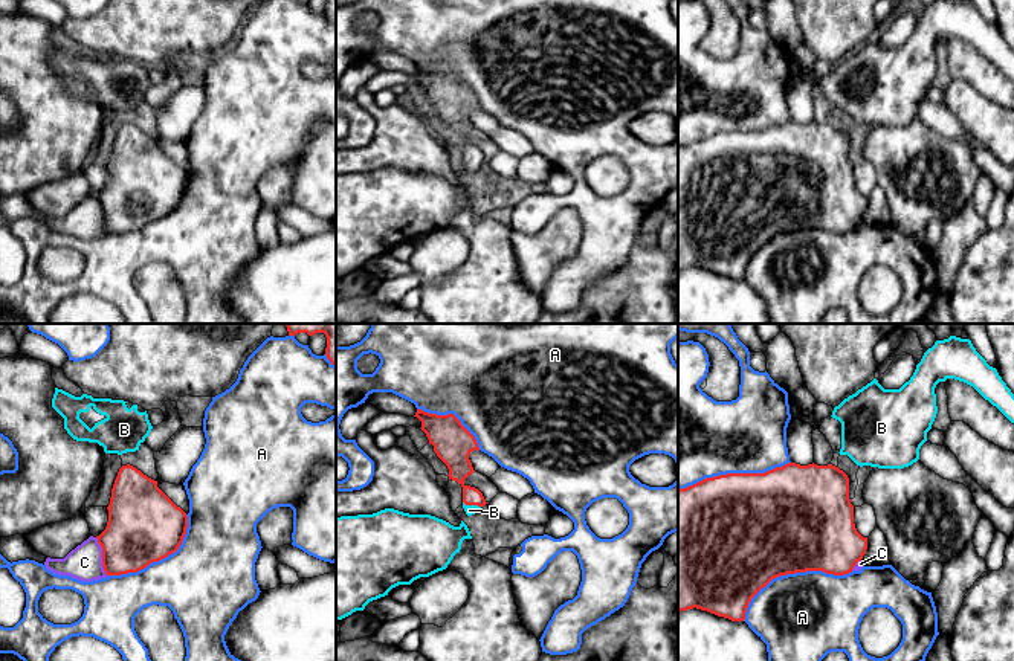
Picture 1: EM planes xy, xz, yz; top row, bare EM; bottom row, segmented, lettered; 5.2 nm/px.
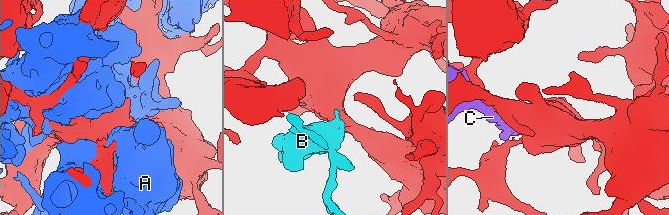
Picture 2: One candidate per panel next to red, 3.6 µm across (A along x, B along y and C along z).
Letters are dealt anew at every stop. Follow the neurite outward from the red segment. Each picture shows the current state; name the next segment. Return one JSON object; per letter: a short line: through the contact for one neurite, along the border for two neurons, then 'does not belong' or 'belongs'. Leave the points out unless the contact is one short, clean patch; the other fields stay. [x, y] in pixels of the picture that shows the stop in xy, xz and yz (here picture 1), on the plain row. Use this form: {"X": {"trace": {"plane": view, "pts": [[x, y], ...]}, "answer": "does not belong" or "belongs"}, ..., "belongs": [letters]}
{"A": {"answer": "does not belong"}, "B": {"trace": {"plane": "xz", "pts": [[457, 118], [472, 162], [469, 168]]}, "answer": "belongs"}, "C": {"answer": "does not belong"}, "belongs": ["B"]}

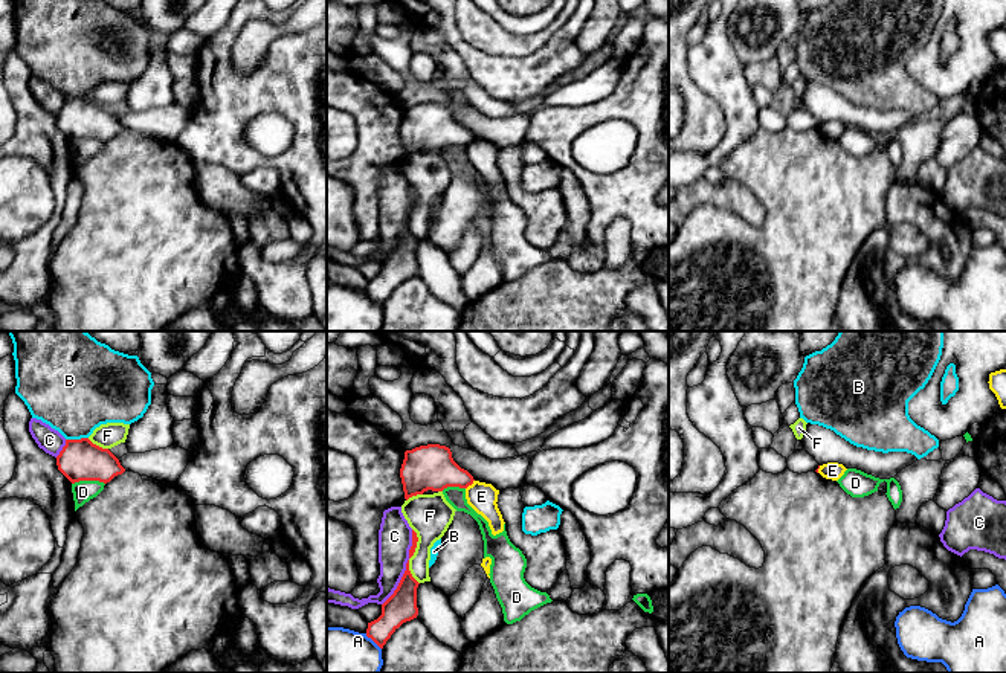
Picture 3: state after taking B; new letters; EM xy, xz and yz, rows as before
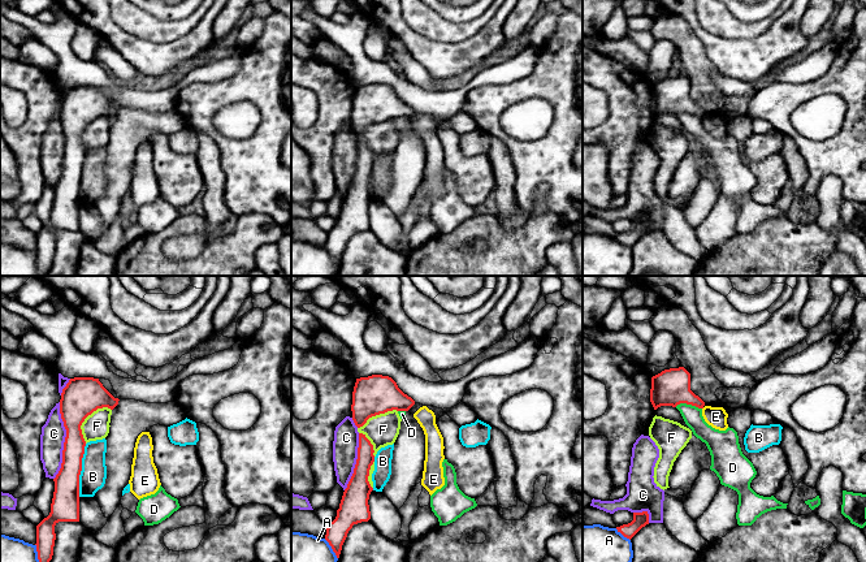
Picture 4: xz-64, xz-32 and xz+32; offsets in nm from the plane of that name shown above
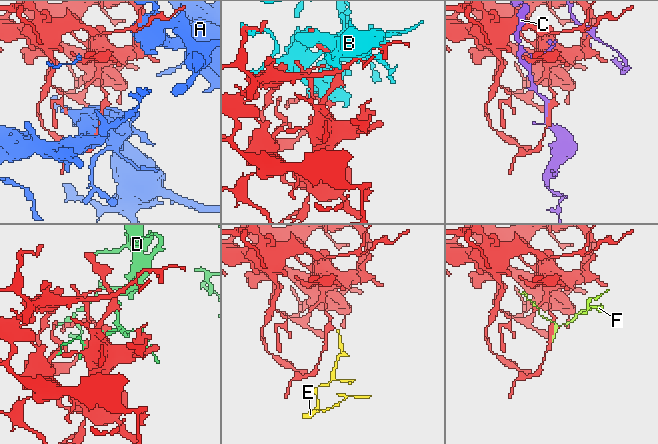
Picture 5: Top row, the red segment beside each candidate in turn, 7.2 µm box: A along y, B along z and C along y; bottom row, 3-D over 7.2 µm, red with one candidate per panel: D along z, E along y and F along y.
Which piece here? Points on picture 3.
{"A": {"answer": "does not belong"}, "B": {"answer": "does not belong"}, "C": {"answer": "does not belong"}, "D": {"trace": {"plane": "xy", "pts": [[104, 141], [75, 139], [72, 142]]}, "answer": "does not belong"}, "E": {"trace": {"plane": "xz", "pts": [[473, 138], [466, 147]]}, "answer": "does not belong"}, "F": {"answer": "does not belong"}, "belongs": []}

